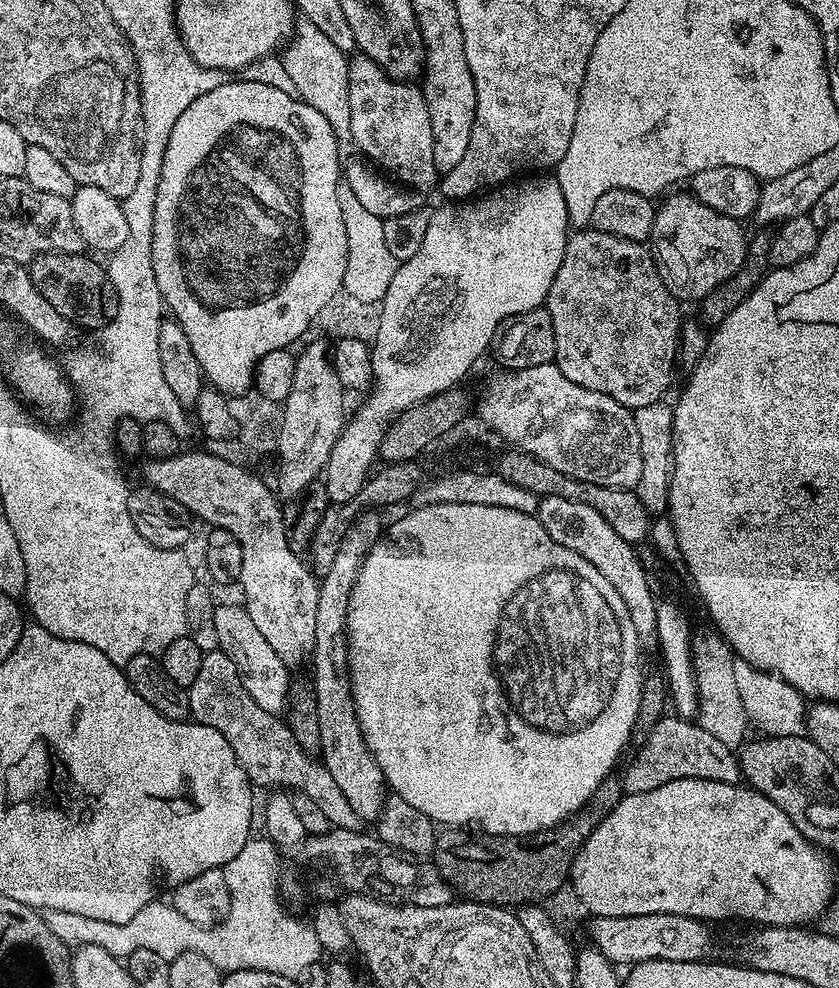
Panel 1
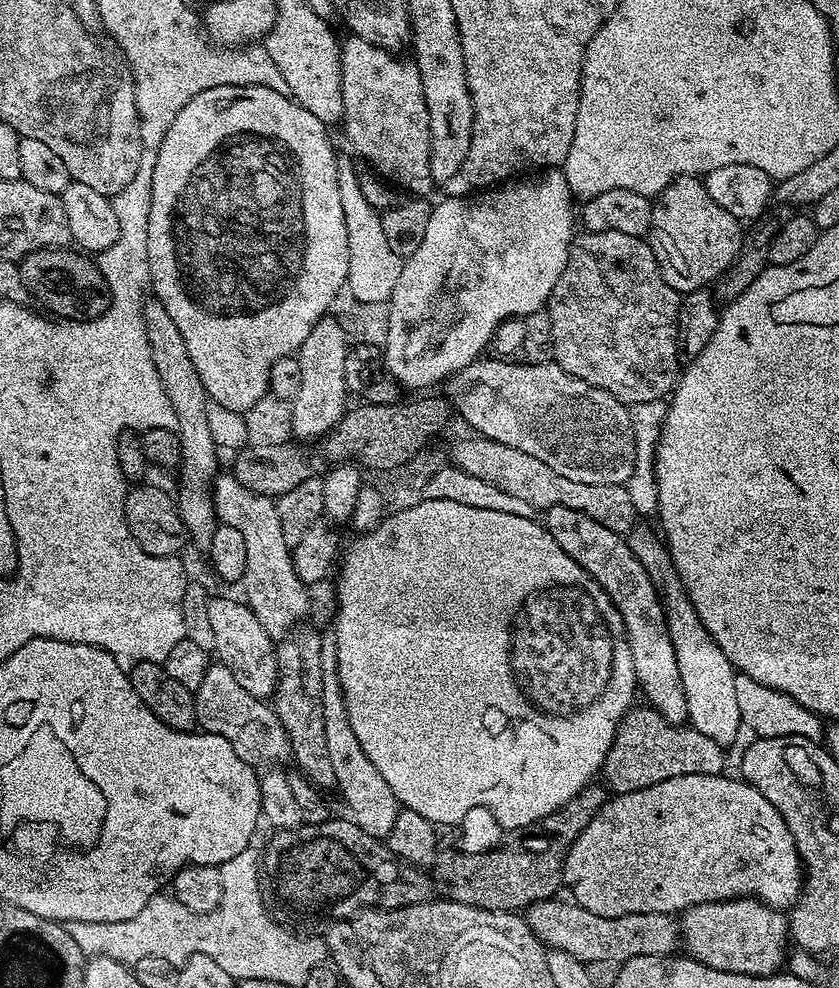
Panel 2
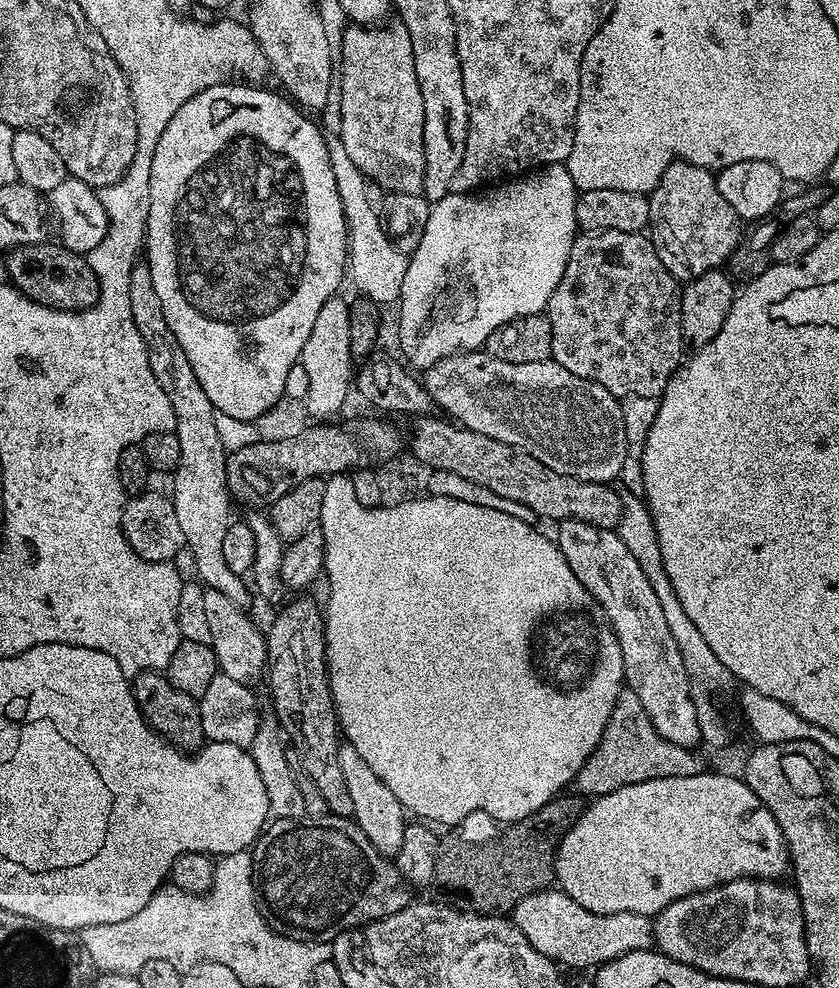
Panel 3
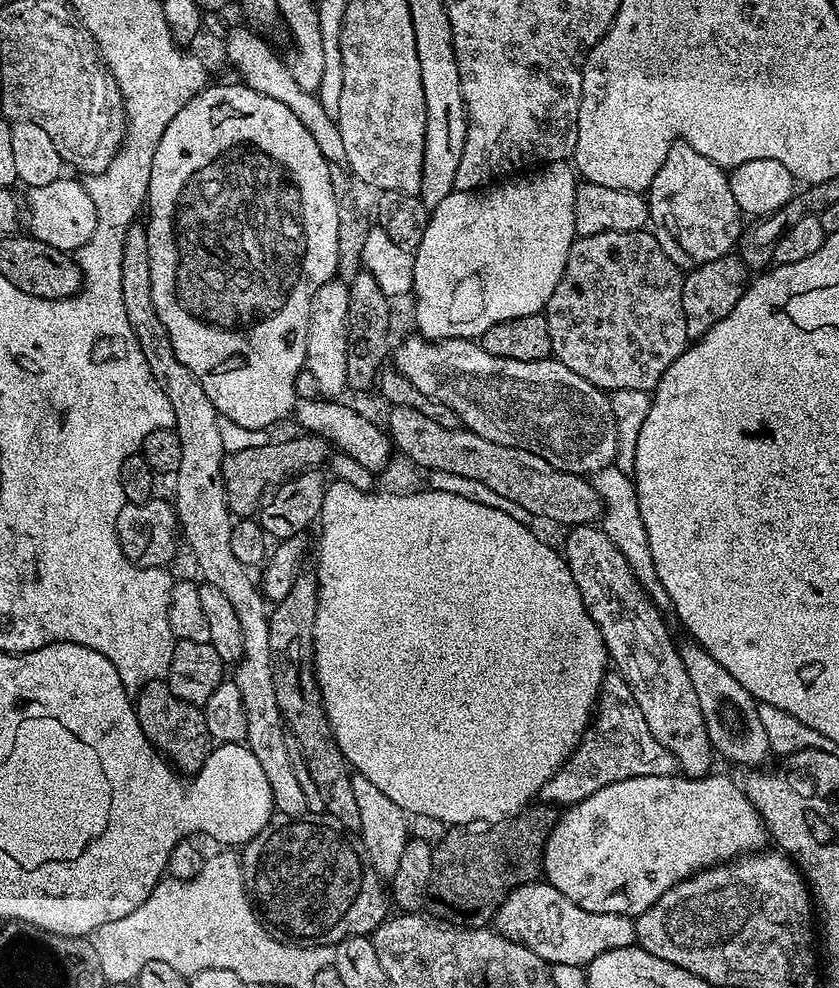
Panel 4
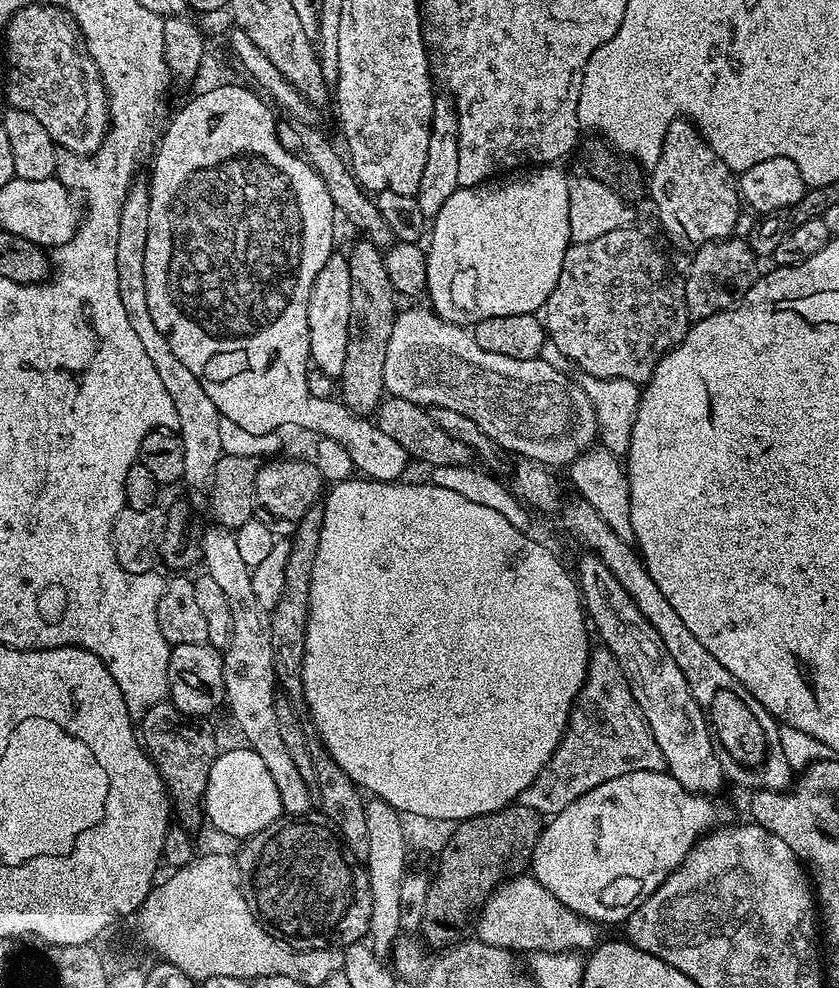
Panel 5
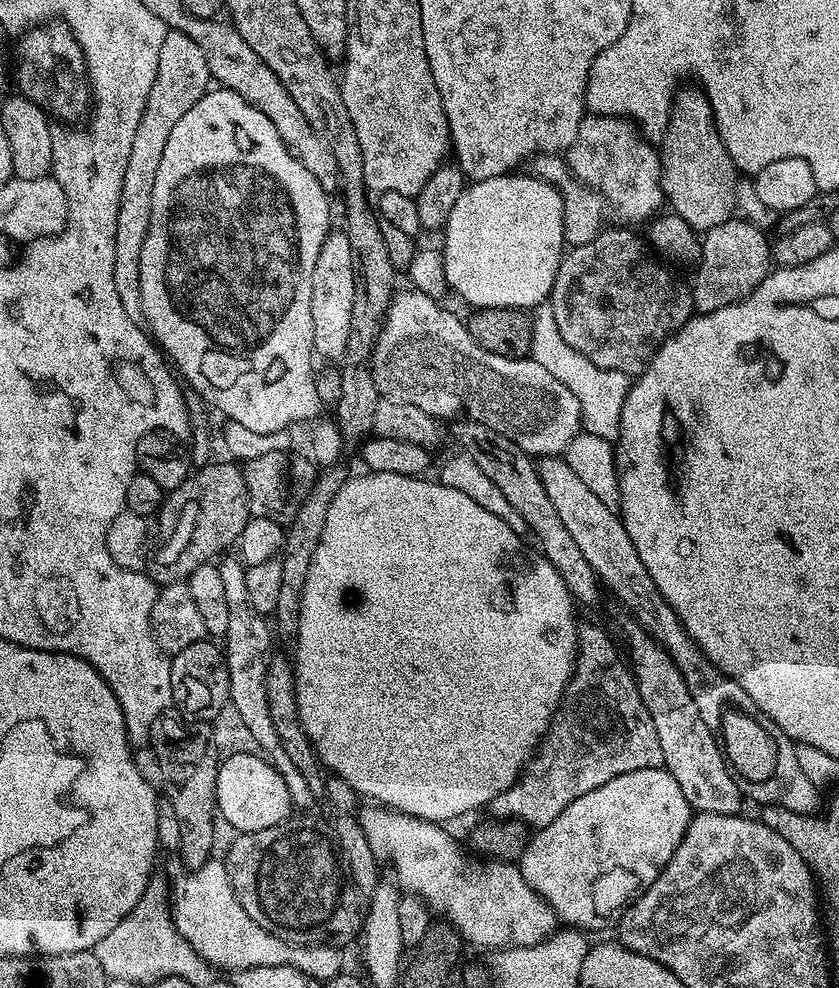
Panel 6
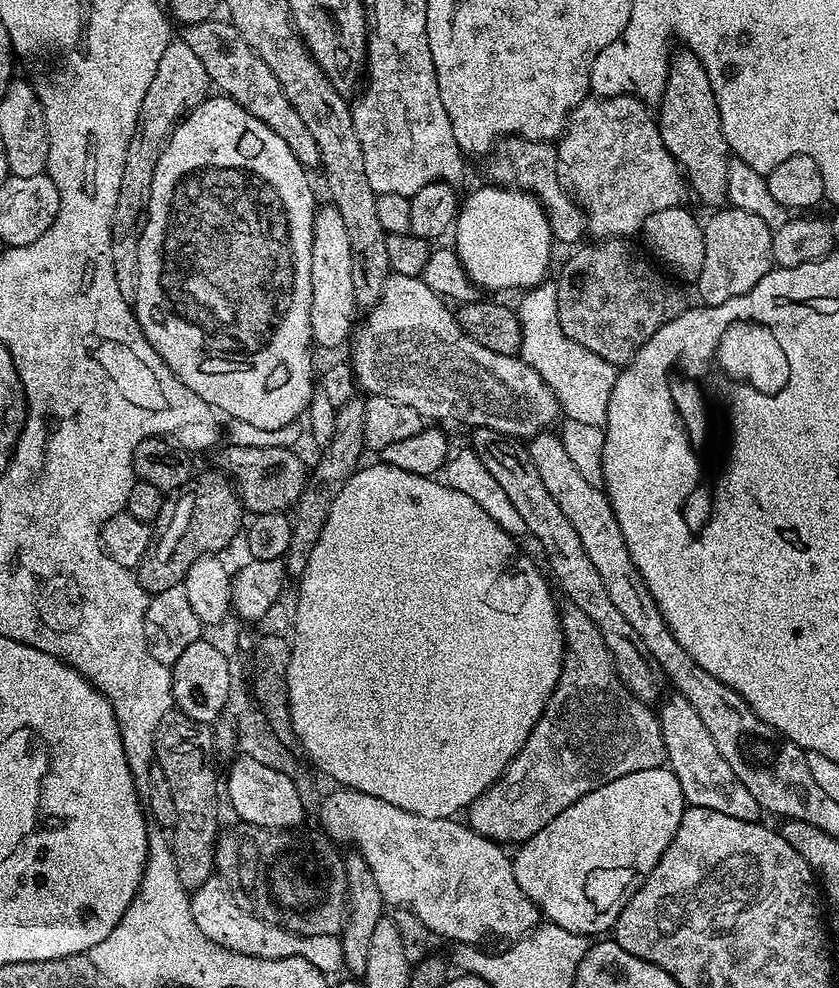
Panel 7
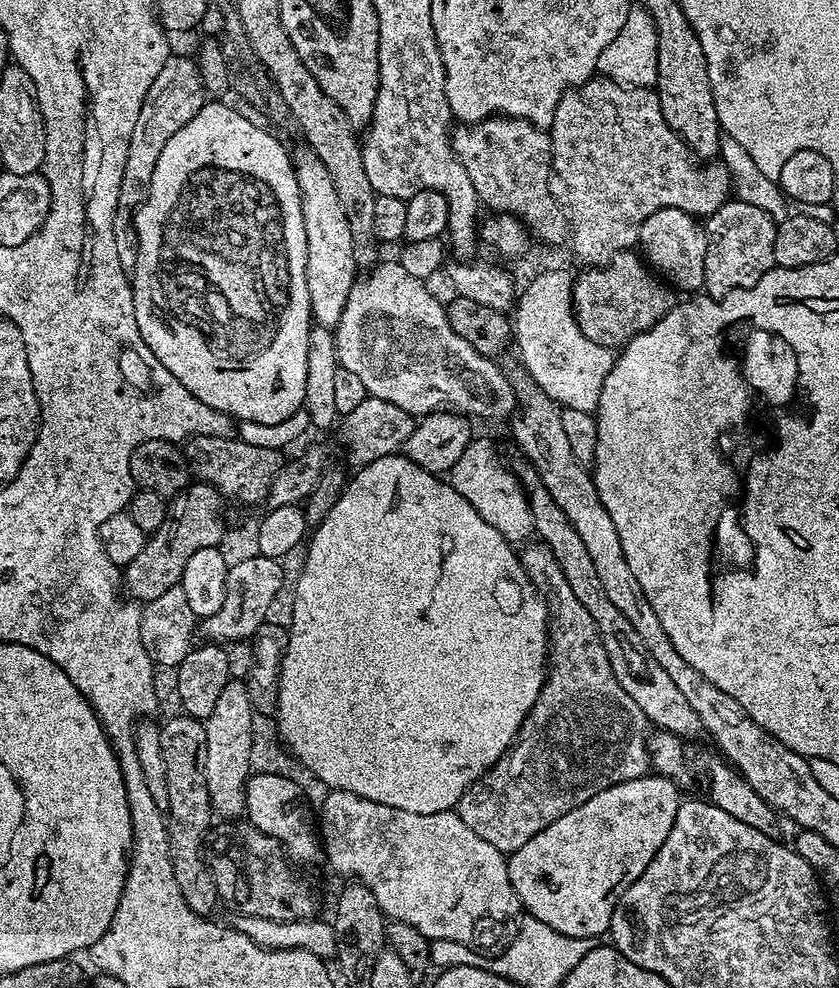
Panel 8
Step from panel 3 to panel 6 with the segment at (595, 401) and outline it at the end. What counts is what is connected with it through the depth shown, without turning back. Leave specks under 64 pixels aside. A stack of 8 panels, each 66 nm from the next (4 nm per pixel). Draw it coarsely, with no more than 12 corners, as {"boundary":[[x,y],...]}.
{"boundary":[[400,290],[370,367],[381,397],[563,454],[580,407],[530,358],[478,346]]}

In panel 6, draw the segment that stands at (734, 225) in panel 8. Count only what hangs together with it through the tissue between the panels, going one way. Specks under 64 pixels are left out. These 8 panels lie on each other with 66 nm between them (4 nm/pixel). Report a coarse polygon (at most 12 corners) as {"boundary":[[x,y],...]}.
{"boundary":[[733,218],[703,233],[697,313],[745,300],[773,267],[763,227]]}

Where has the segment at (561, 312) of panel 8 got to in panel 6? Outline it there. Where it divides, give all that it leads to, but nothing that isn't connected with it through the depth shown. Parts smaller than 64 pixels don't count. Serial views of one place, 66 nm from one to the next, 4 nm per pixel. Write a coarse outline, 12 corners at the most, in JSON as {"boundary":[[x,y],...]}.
{"boundary":[[545,302],[531,313],[532,351],[574,394],[580,423],[620,438],[630,377],[594,366],[554,326]]}

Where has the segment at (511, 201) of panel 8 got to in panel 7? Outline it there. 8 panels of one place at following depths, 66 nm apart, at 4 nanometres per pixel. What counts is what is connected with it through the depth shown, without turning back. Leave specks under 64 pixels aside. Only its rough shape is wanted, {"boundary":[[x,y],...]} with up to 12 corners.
{"boundary":[[509,136],[490,153],[497,181],[544,208],[552,239],[576,246],[588,220],[566,187],[555,147]]}

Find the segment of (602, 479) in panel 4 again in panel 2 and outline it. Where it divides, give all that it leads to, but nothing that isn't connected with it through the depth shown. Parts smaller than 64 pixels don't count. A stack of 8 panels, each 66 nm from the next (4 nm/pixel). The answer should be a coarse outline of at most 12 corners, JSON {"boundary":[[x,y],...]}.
{"boundary":[[626,539],[664,608],[687,723],[730,746],[742,733],[737,671],[682,586],[668,545]]}

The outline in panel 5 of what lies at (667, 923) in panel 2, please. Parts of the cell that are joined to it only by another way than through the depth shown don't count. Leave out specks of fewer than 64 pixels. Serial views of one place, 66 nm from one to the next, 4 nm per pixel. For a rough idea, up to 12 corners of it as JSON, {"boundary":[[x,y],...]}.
{"boundary":[[531,874],[481,906],[475,935],[513,954],[587,953],[601,929]]}

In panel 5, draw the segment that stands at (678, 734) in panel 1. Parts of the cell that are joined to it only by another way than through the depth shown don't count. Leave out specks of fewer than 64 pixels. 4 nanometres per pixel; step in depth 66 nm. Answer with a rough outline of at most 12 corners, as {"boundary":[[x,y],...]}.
{"boundary":[[596,646],[568,728],[520,795],[542,818],[665,771],[618,658]]}

